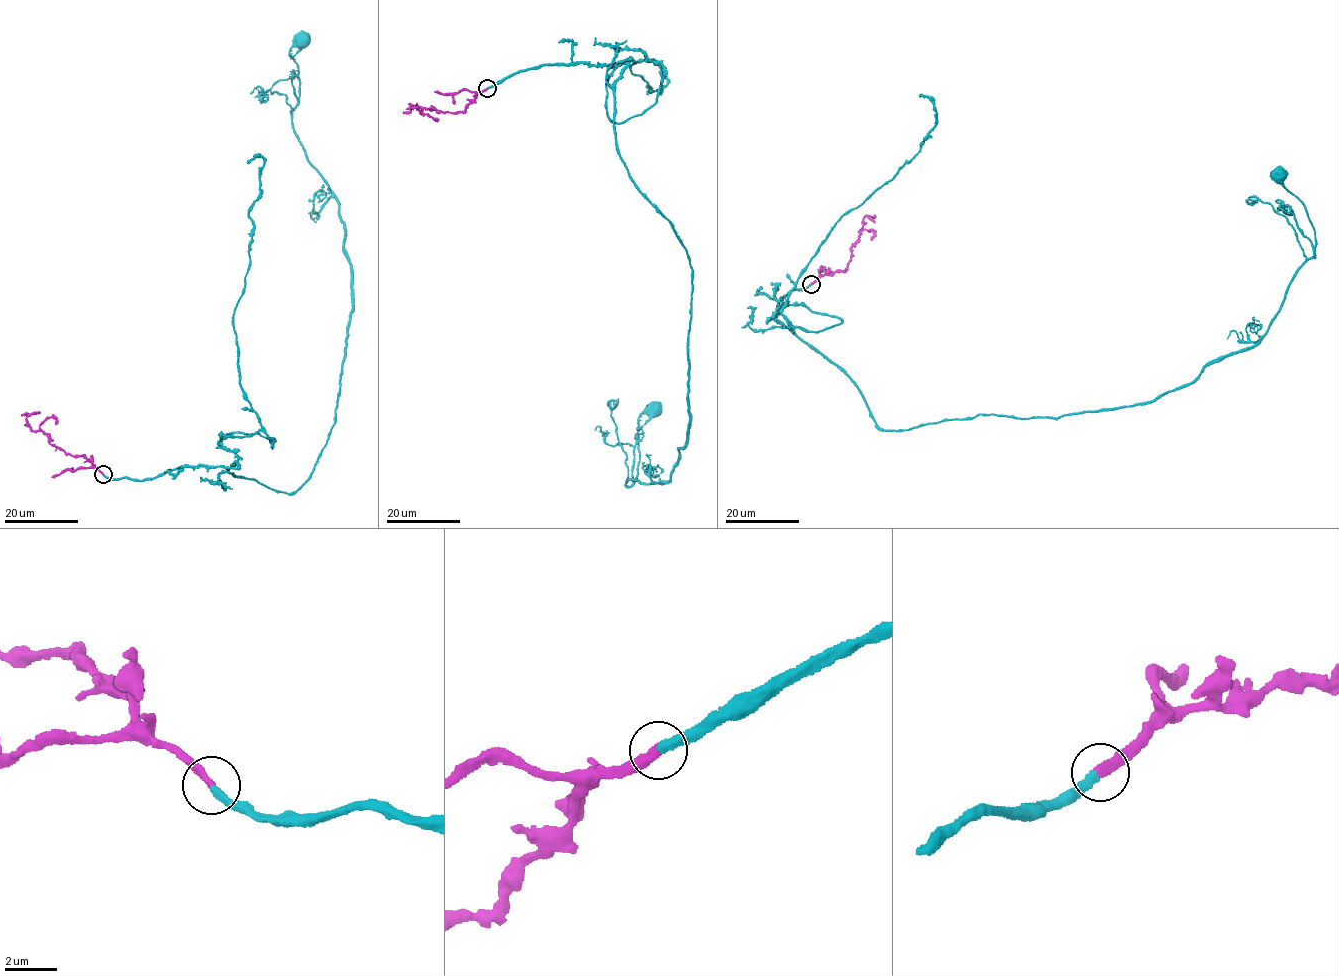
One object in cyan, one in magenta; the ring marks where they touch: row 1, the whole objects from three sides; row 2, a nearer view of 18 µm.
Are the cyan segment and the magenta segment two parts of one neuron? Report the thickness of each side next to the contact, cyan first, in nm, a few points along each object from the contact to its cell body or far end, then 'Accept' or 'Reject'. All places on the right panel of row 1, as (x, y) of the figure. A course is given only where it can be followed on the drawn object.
Thickness 320 nm (cyan) against 360 nm. Course of cyan: (811, 283), (767, 320), (838, 365), (888, 431), (1152, 402), (1252, 348), (1315, 256), (1306, 209), (1279, 174). Course of magenta: (811, 283), (824, 275), (844, 272), (862, 220), (867, 217), (874, 223). Accept

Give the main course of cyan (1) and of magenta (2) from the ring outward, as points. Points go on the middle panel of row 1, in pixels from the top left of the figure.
1: (487, 88), (630, 58), (615, 144), (692, 284), (688, 443), (670, 479), (630, 486), (653, 409)
2: (487, 88), (463, 112), (444, 112), (409, 105), (422, 114)

